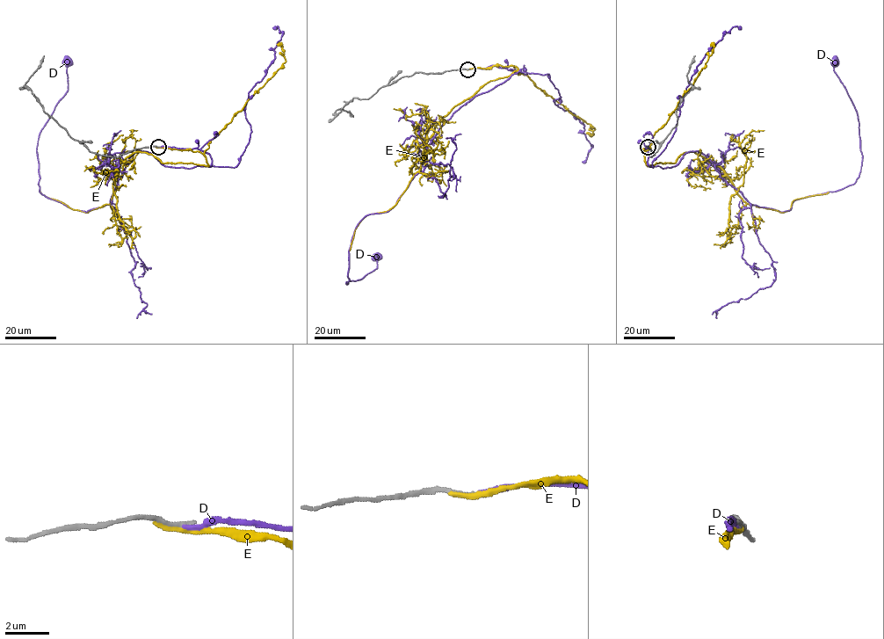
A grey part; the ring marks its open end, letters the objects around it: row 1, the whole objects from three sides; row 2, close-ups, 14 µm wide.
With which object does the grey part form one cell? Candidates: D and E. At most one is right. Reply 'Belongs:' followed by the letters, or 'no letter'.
Belongs: D

